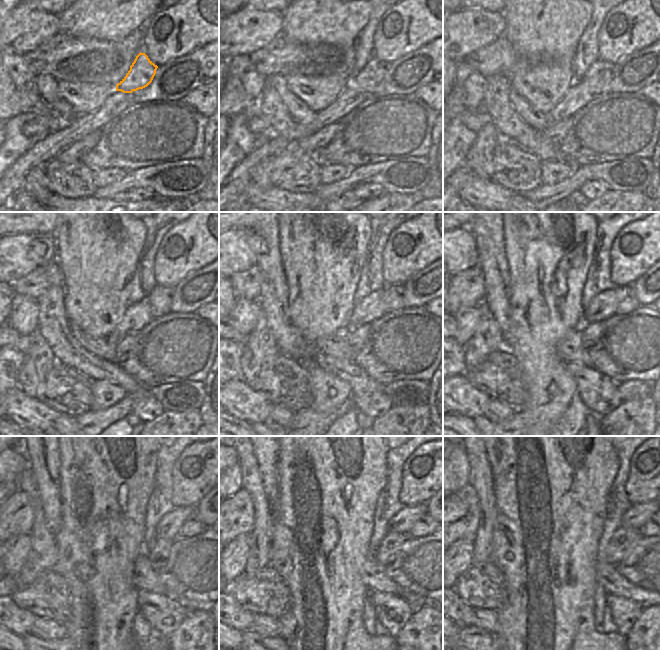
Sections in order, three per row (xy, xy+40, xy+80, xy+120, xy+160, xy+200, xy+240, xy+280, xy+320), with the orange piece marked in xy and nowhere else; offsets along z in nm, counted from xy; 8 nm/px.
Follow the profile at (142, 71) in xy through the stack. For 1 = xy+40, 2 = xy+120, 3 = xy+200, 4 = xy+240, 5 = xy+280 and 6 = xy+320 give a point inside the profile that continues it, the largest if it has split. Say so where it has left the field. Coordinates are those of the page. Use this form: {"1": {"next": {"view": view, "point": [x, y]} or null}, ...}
{"1": {"next": {"view": "xy+40", "point": [366, 79]}}, "2": {"next": {"view": "xy+120", "point": [161, 296]}}, "3": {"next": {"view": "xy+200", "point": [629, 304]}}, "4": {"next": {"view": "xy+240", "point": [192, 527]}}, "5": {"next": {"view": "xy+280", "point": [422, 528]}}, "6": {"next": {"view": "xy+320", "point": [646, 530]}}}

